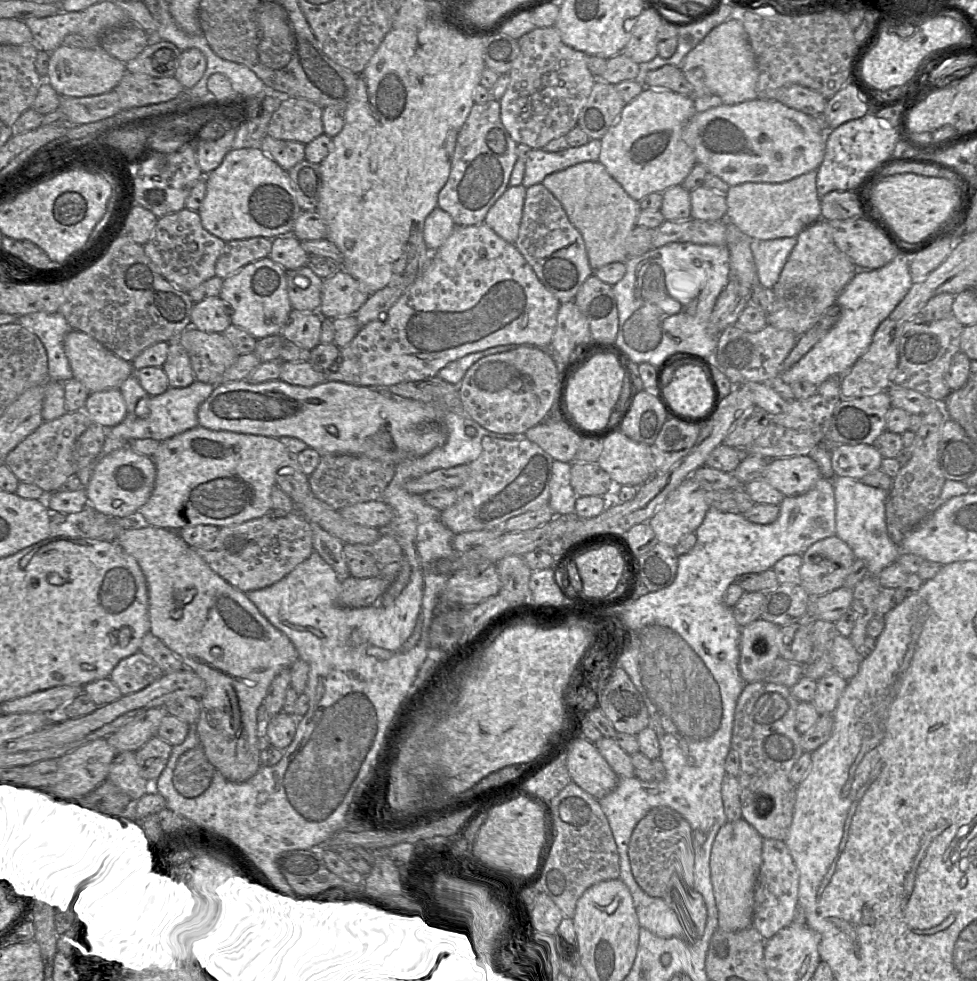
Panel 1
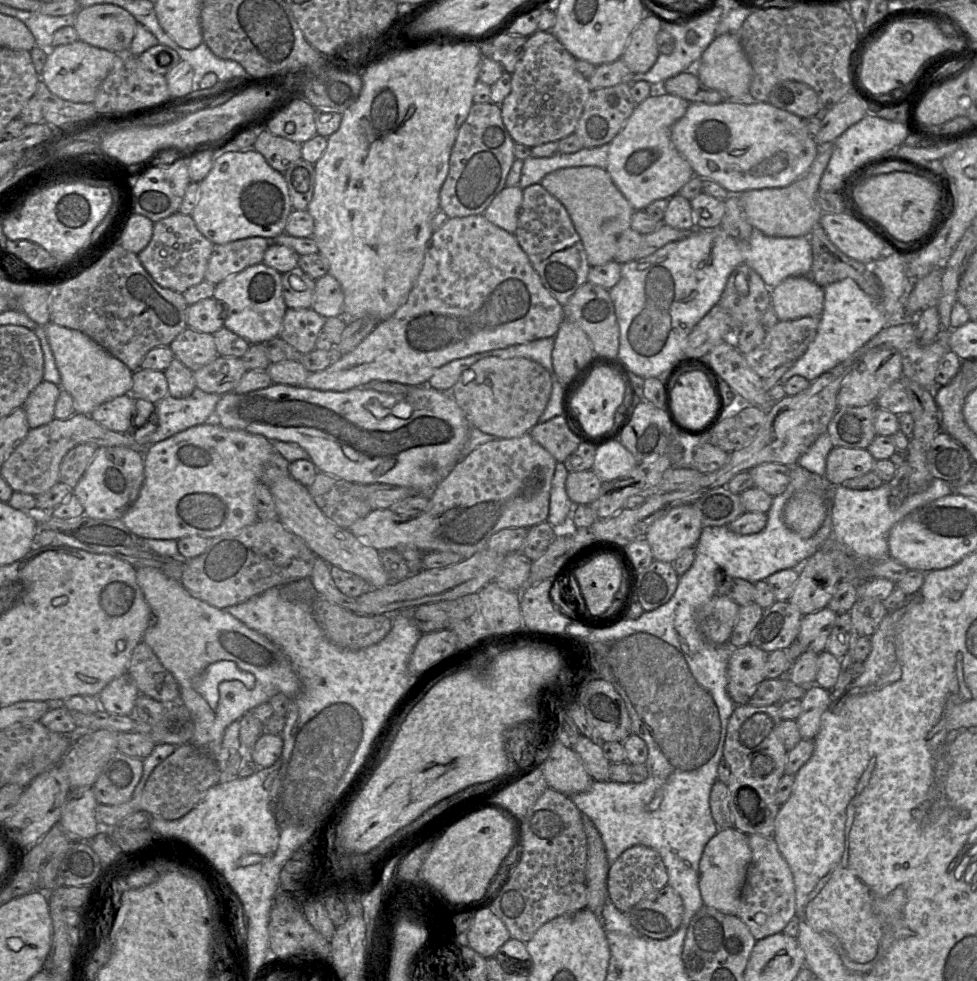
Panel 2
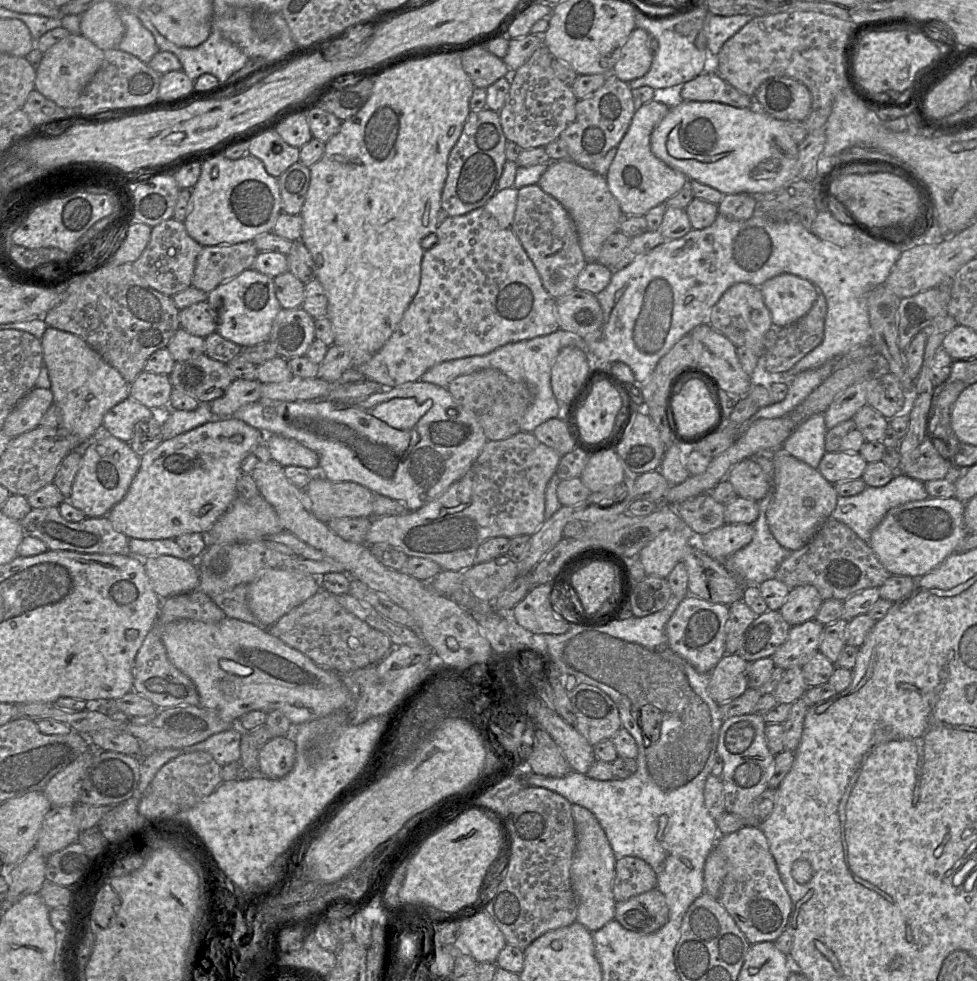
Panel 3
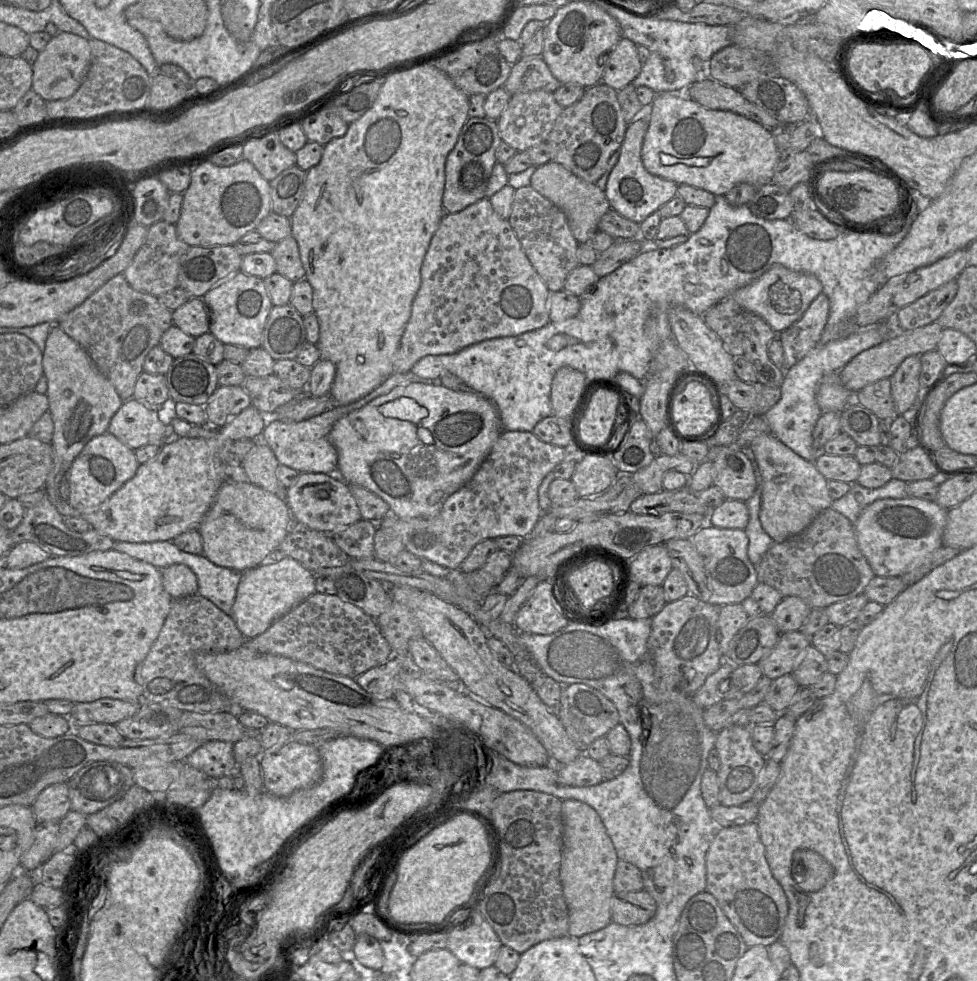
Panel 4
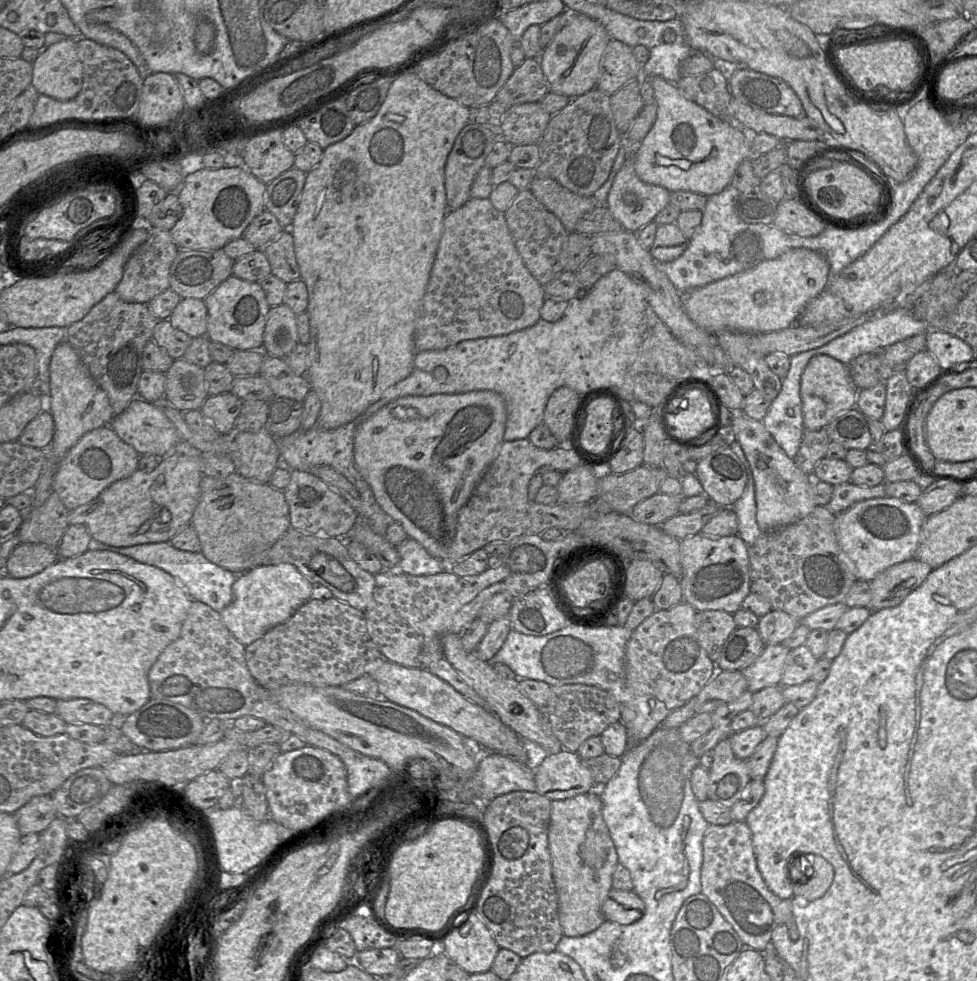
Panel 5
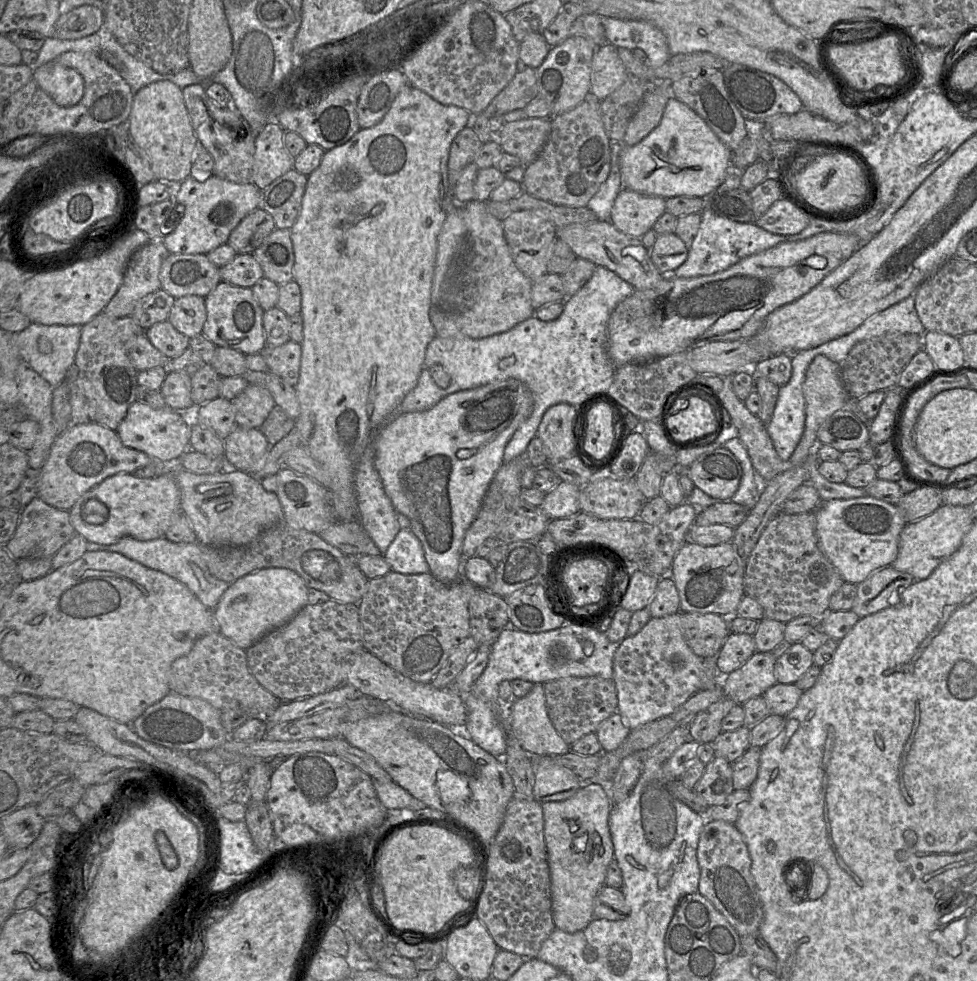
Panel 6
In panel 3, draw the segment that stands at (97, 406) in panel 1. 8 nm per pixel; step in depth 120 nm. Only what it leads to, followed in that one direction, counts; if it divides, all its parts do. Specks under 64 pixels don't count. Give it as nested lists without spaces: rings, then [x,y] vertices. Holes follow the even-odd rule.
[[[129,396],[104,415],[102,430],[105,434],[129,444],[133,437],[134,426],[153,417],[154,409],[143,406]]]

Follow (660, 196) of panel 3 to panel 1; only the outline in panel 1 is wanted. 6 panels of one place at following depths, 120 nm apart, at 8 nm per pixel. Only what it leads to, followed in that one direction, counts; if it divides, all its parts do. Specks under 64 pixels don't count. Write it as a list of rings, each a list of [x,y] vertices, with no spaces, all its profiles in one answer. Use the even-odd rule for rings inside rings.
[[[645,88],[635,100],[625,105],[615,124],[601,139],[602,147],[598,161],[636,201],[641,201],[651,193],[663,193],[673,186],[682,185],[697,164],[694,151],[682,138],[685,126],[696,113],[696,99],[693,97],[669,89]]]

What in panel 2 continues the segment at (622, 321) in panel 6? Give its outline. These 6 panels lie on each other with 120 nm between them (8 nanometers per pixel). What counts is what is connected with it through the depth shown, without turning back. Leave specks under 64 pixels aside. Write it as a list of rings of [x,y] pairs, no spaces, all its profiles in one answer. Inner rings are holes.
[[[791,276],[777,287],[770,288],[771,307],[779,321],[806,316],[821,317],[824,309],[824,288],[808,276]]]

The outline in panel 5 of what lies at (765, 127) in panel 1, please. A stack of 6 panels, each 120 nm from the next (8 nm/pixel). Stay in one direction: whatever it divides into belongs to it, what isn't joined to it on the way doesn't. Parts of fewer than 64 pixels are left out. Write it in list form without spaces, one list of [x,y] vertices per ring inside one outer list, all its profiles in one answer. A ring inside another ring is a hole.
[[[647,76],[654,89],[658,110],[654,125],[646,137],[633,149],[634,169],[640,180],[658,185],[670,192],[689,191],[706,197],[720,193],[730,184],[739,164],[751,157],[750,132],[723,121],[698,104],[686,99],[677,88],[660,76]]]

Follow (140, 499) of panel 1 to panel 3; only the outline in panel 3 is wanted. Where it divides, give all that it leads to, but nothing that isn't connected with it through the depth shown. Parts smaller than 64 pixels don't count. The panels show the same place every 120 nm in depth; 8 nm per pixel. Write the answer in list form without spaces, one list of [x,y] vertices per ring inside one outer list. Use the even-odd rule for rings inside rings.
[[[100,432],[82,447],[80,467],[72,484],[71,494],[66,498],[72,506],[83,512],[86,518],[104,517],[126,495],[131,482],[140,468],[141,457],[136,455],[128,443]]]

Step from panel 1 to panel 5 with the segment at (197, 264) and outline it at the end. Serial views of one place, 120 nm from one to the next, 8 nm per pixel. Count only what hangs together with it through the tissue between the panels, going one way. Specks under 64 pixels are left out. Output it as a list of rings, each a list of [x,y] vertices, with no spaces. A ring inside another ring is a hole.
[[[150,228],[150,236],[126,262],[123,276],[114,291],[123,301],[148,303],[170,288],[170,268],[178,252],[179,248],[173,242],[169,230]]]

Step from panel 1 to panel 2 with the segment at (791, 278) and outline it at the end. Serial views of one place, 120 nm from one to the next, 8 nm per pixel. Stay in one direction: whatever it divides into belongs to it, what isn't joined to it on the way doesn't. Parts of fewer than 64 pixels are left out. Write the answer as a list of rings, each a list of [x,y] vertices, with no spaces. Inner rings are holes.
[[[820,223],[812,229],[809,239],[813,252],[813,263],[808,275],[810,279],[825,287],[845,278],[852,278],[873,302],[881,302],[882,284],[869,265],[840,251],[830,241]]]

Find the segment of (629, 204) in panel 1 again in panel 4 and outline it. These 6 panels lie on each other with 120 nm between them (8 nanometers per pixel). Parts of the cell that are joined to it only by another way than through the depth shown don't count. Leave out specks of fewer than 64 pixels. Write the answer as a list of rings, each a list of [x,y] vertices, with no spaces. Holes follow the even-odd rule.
[[[550,161],[536,168],[530,186],[561,209],[569,223],[572,235],[579,243],[585,243],[598,231],[598,222],[611,209],[606,194],[596,183],[587,182],[563,165]]]

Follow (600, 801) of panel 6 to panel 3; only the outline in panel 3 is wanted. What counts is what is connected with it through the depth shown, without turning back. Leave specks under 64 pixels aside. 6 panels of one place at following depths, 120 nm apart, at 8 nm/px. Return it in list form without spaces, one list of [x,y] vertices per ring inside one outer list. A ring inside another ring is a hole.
[[[577,804],[571,805],[571,811],[576,830],[576,849],[570,867],[571,886],[577,901],[576,921],[595,932],[615,916],[613,881],[616,858],[595,815]]]

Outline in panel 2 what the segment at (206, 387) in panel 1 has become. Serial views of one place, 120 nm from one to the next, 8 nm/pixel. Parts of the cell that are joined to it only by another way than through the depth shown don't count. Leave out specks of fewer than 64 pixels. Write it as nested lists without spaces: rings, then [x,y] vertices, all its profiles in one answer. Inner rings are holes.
[[[195,388],[189,397],[177,399],[167,395],[155,403],[158,426],[146,440],[145,447],[164,441],[191,427],[213,421],[220,397],[218,394]]]

